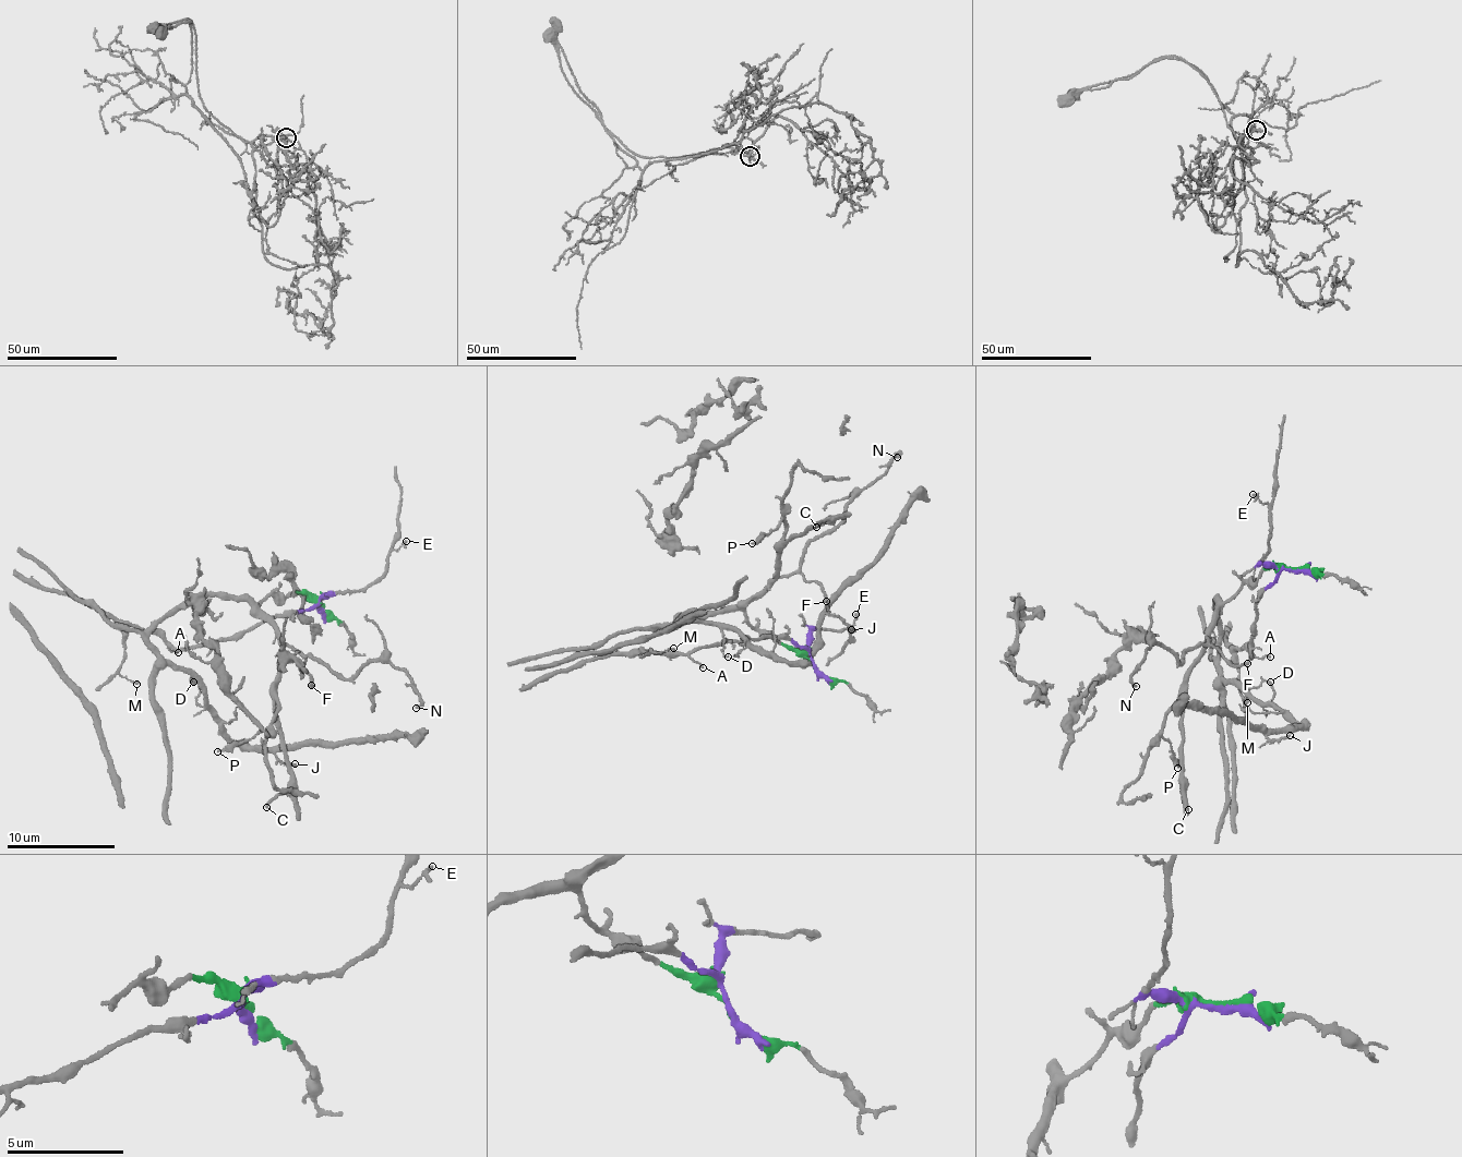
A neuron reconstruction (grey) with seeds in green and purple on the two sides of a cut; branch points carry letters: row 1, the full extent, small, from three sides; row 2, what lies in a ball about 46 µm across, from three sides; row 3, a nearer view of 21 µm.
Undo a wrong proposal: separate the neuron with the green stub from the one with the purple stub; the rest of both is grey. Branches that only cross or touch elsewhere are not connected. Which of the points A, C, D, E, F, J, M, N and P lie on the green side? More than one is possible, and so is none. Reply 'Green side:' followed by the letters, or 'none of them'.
Green side: C, D, F, J, N, P

